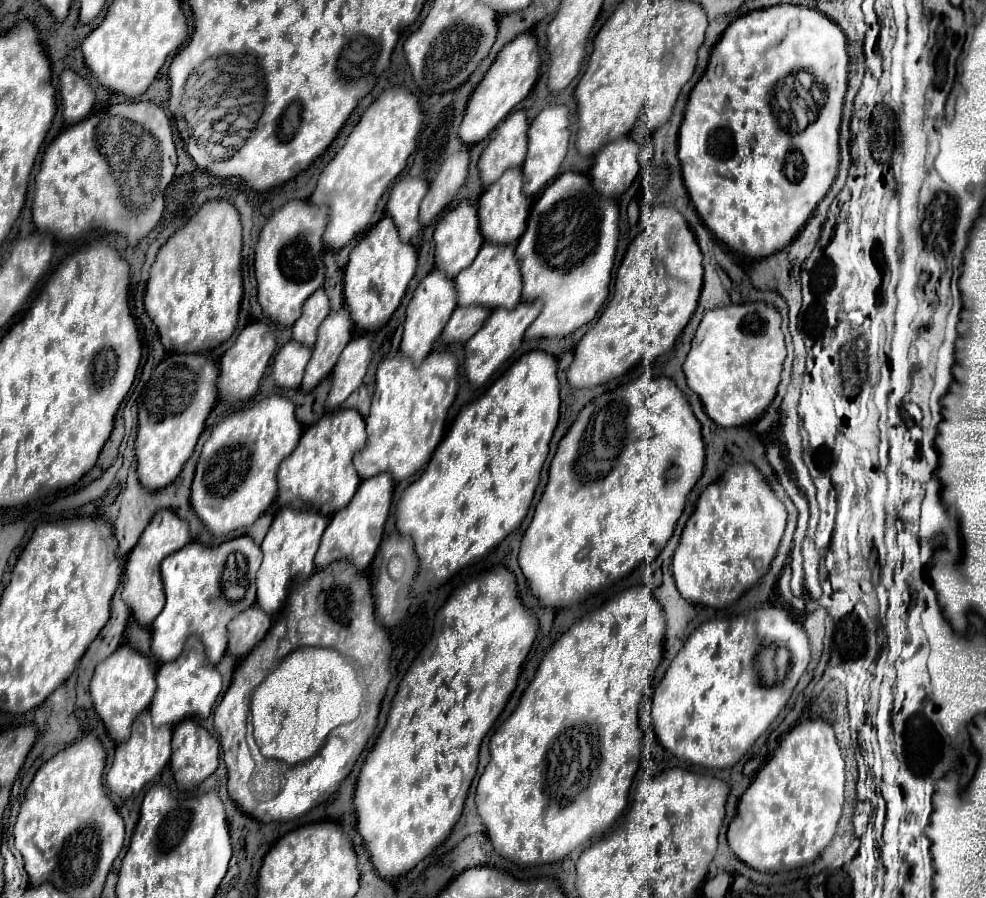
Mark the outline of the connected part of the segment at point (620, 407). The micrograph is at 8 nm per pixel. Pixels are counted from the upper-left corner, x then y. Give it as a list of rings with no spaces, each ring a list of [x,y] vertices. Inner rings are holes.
[[[646,372],[637,379],[616,388],[616,390],[610,390],[610,392],[590,400],[580,410],[578,418],[574,420],[574,424],[570,426],[570,430],[566,432],[566,436],[558,444],[556,456],[550,464],[548,486],[542,494],[542,500],[538,502],[538,506],[534,510],[534,518],[532,518],[528,530],[524,532],[524,538],[522,538],[518,564],[520,564],[522,574],[526,576],[526,580],[530,584],[532,594],[546,606],[568,608],[568,606],[580,602],[580,598],[586,596],[588,592],[594,592],[594,590],[601,589],[602,586],[608,586],[608,584],[622,579],[632,571],[632,568],[640,560],[656,558],[662,552],[662,548],[666,546],[666,542],[670,540],[674,526],[676,526],[676,520],[680,518],[680,514],[684,510],[686,496],[690,494],[690,490],[694,488],[694,484],[702,476],[702,468],[704,468],[704,440],[700,434],[700,422],[692,414],[692,408],[688,406],[686,396],[676,388],[676,384],[670,378],[656,378]]]

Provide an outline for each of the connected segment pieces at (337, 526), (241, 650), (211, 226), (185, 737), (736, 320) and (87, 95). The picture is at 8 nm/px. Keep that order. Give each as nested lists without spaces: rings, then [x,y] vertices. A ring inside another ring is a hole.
[[[388,472],[378,474],[374,478],[368,478],[368,480],[362,480],[352,502],[348,506],[344,506],[344,510],[338,510],[330,518],[330,524],[324,530],[320,548],[316,552],[316,566],[318,568],[324,568],[332,560],[342,560],[342,558],[352,562],[358,570],[370,568],[374,554],[378,550],[378,544],[382,540],[384,524],[386,524],[386,518],[390,512],[392,490],[394,490],[394,482],[392,482],[392,476]]]
[[[258,604],[250,606],[248,610],[244,610],[244,614],[238,614],[228,624],[228,652],[236,658],[244,658],[266,636],[270,626],[272,616],[264,614],[264,610],[260,610]]]
[[[208,200],[200,210],[176,230],[168,242],[158,250],[156,260],[150,268],[150,280],[146,286],[144,308],[160,332],[164,348],[184,354],[184,352],[207,352],[218,344],[226,342],[238,322],[238,310],[242,300],[242,222],[240,214],[228,200]]]
[[[194,720],[174,726],[170,768],[182,788],[194,788],[218,768],[218,740]]]
[[[764,302],[716,308],[708,312],[684,362],[688,388],[696,392],[706,414],[722,428],[756,422],[776,396],[786,358],[780,312]]]
[[[64,70],[60,74],[60,94],[62,94],[62,104],[64,104],[66,124],[76,124],[90,114],[94,106],[94,90],[76,72]]]

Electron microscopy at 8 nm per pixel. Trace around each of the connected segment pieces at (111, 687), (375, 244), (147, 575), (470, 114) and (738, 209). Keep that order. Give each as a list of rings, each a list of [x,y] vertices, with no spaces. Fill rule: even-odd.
[[[122,644],[112,656],[102,660],[96,666],[90,682],[90,696],[94,702],[94,710],[102,718],[110,736],[116,742],[124,742],[130,738],[130,726],[138,716],[138,712],[150,706],[154,690],[156,690],[156,682],[154,682],[152,662],[148,660],[148,656],[140,654],[130,644]]]
[[[384,216],[350,252],[344,276],[344,302],[360,330],[378,330],[400,306],[408,282],[416,272],[416,248],[398,238],[398,230],[390,216]]]
[[[158,510],[154,514],[154,518],[150,520],[150,524],[146,526],[144,534],[140,536],[134,550],[128,554],[122,598],[132,608],[132,616],[140,626],[150,626],[166,602],[164,586],[162,586],[162,578],[160,578],[160,562],[166,556],[184,548],[188,542],[190,542],[188,522],[178,518],[172,510]]]
[[[528,32],[528,34],[516,36],[512,42],[508,42],[508,46],[504,46],[500,50],[494,64],[490,66],[490,70],[484,74],[482,82],[476,86],[476,90],[470,96],[470,102],[466,106],[466,116],[464,116],[460,132],[458,132],[460,140],[464,144],[476,144],[476,142],[484,140],[510,114],[510,110],[528,96],[528,92],[532,90],[532,86],[538,80],[540,64],[542,64],[542,58],[540,58],[536,36],[532,36]]]
[[[780,4],[764,10],[754,10],[728,26],[712,50],[704,76],[688,98],[678,140],[678,158],[690,200],[694,202],[704,224],[716,234],[720,242],[752,258],[764,258],[788,246],[788,242],[792,242],[792,238],[802,230],[804,222],[808,222],[820,198],[824,198],[836,178],[840,160],[838,134],[846,90],[846,36],[840,26],[826,14],[816,12],[814,8]],[[776,58],[780,58],[780,62],[788,62],[788,66],[774,66]],[[798,70],[810,72],[816,76],[816,82],[824,86],[820,100],[814,104],[804,106],[804,100],[796,94],[796,90],[788,90],[788,84],[796,82],[792,73]],[[760,74],[770,74],[770,86],[768,92],[764,88],[764,94],[760,94],[762,88],[756,84],[760,82]]]

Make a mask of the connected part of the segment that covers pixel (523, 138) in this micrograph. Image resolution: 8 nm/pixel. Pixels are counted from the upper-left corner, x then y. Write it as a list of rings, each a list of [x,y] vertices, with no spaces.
[[[522,110],[512,112],[494,132],[494,138],[484,148],[478,170],[482,184],[490,186],[496,182],[508,168],[522,166],[526,158],[528,142],[528,120]]]

